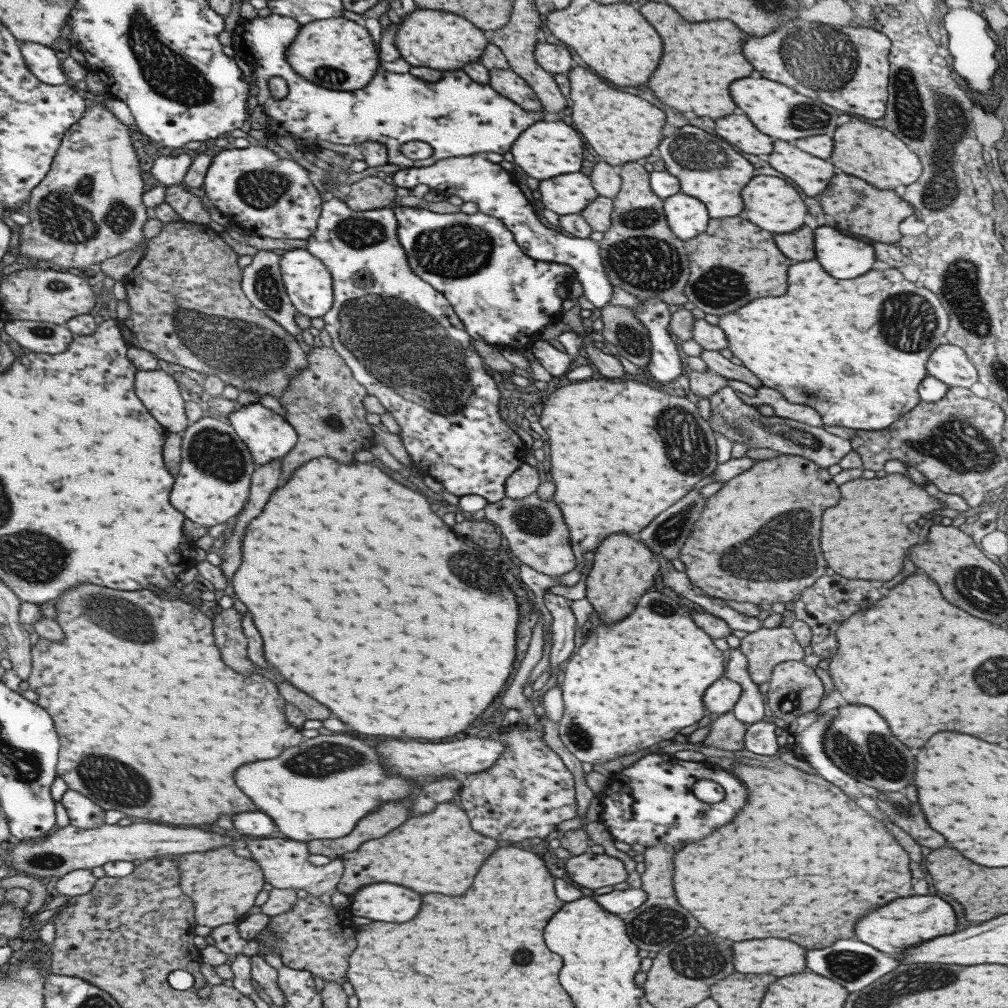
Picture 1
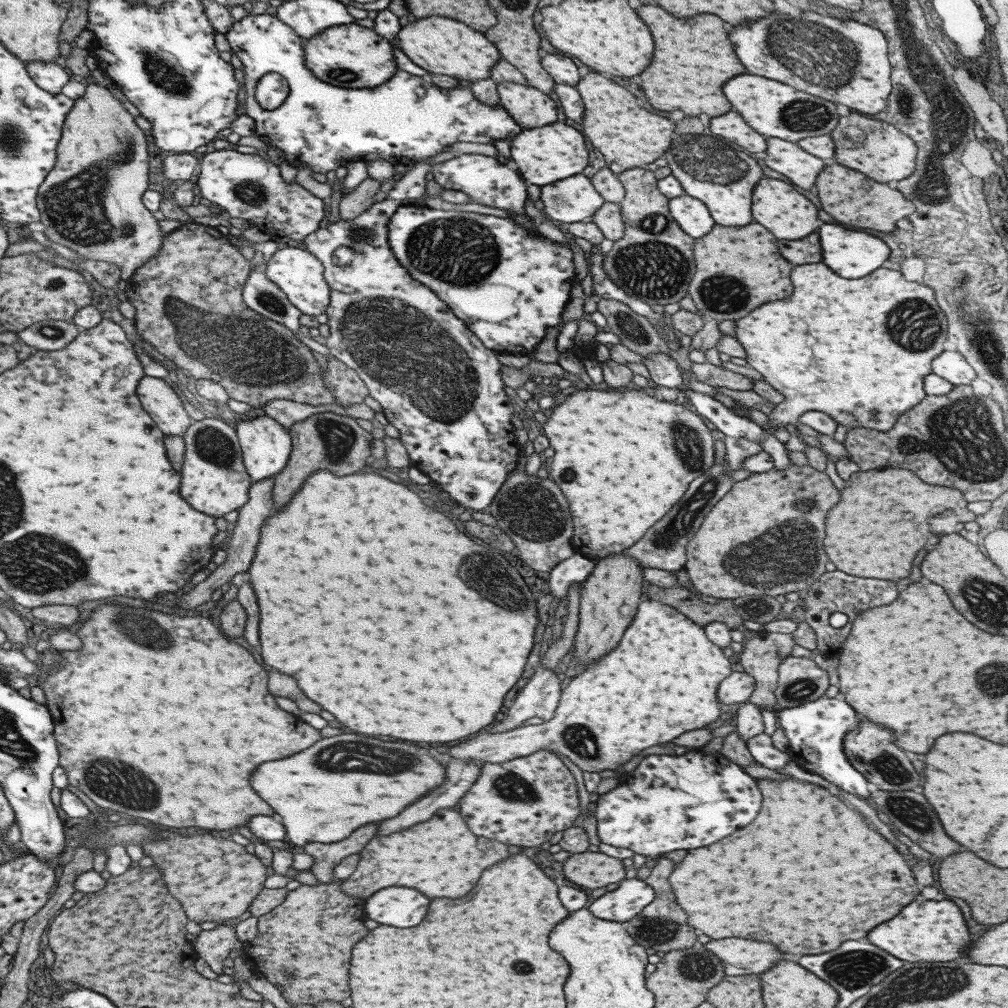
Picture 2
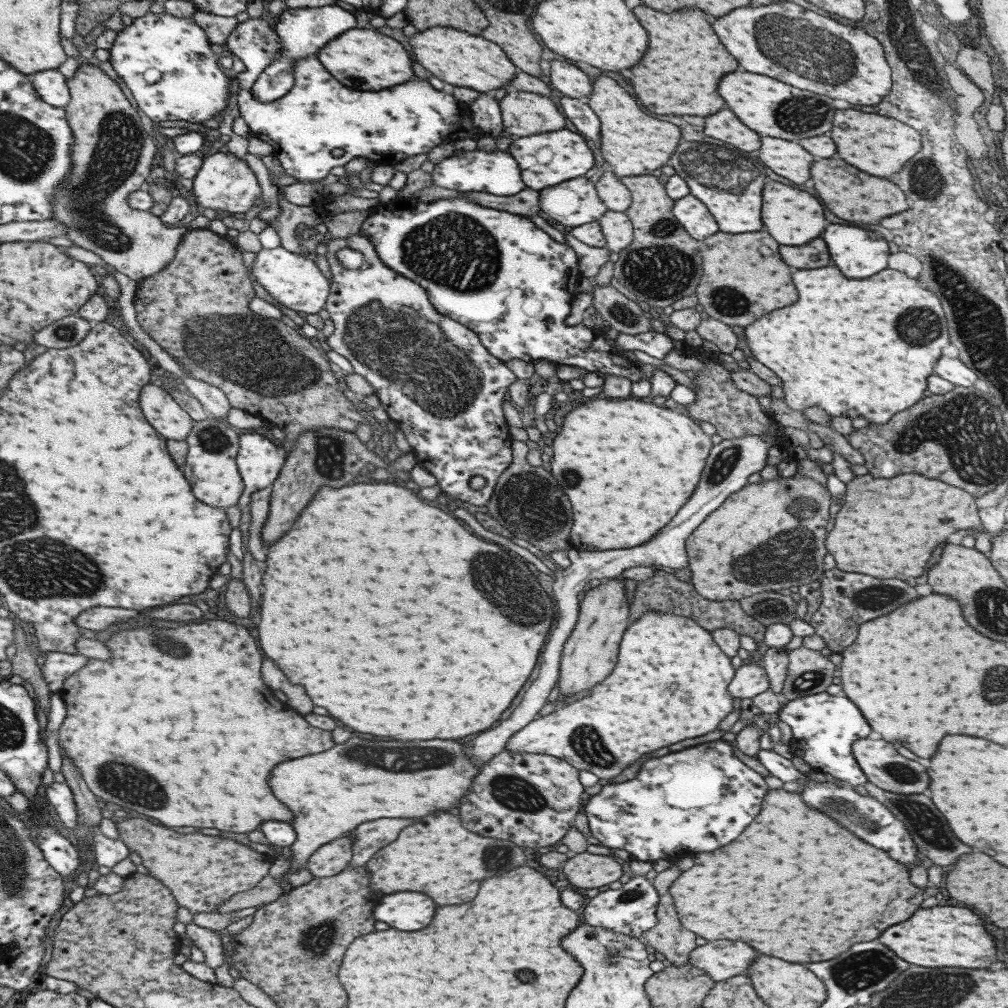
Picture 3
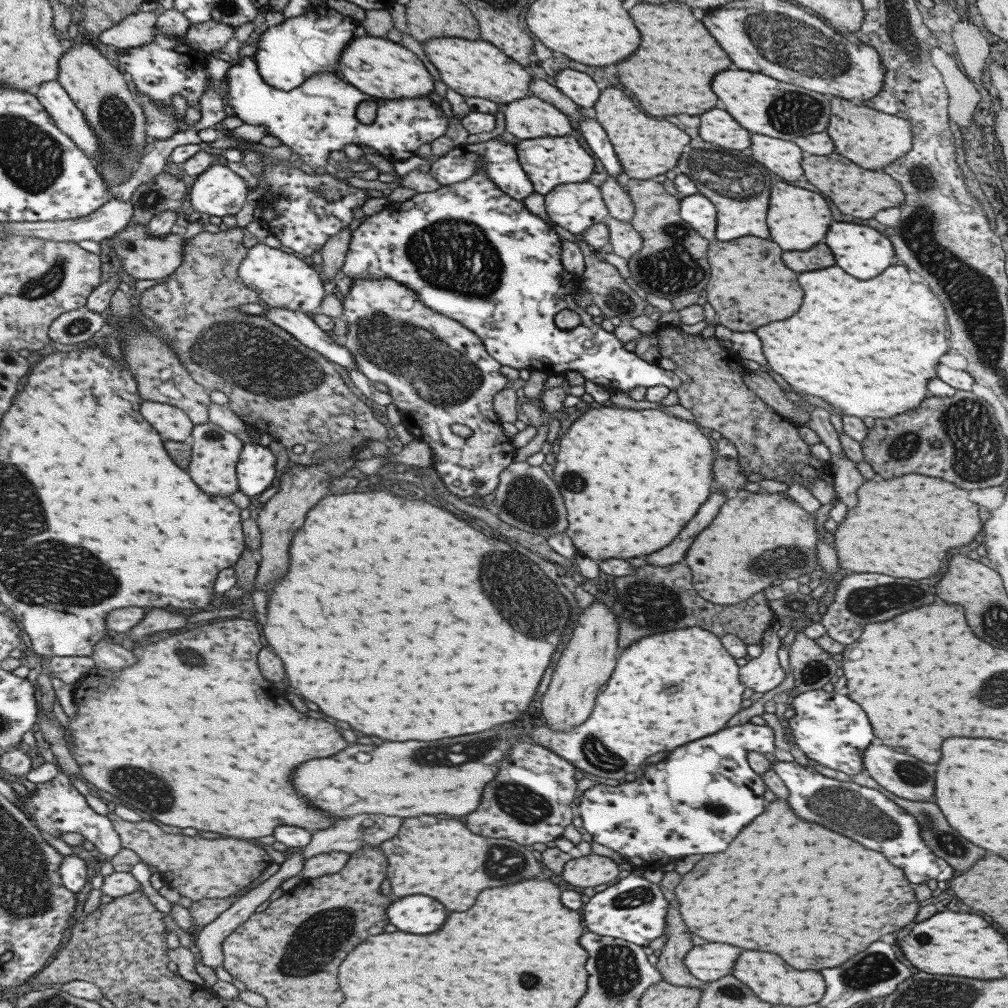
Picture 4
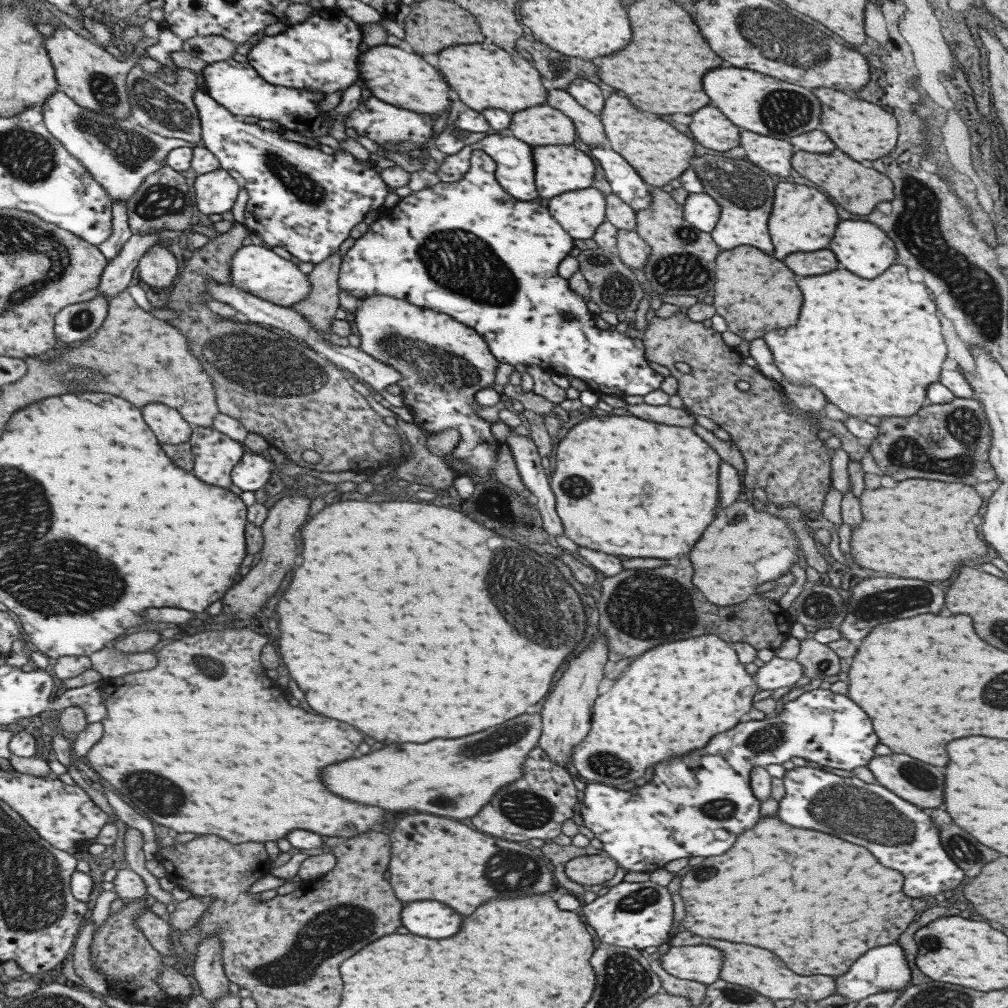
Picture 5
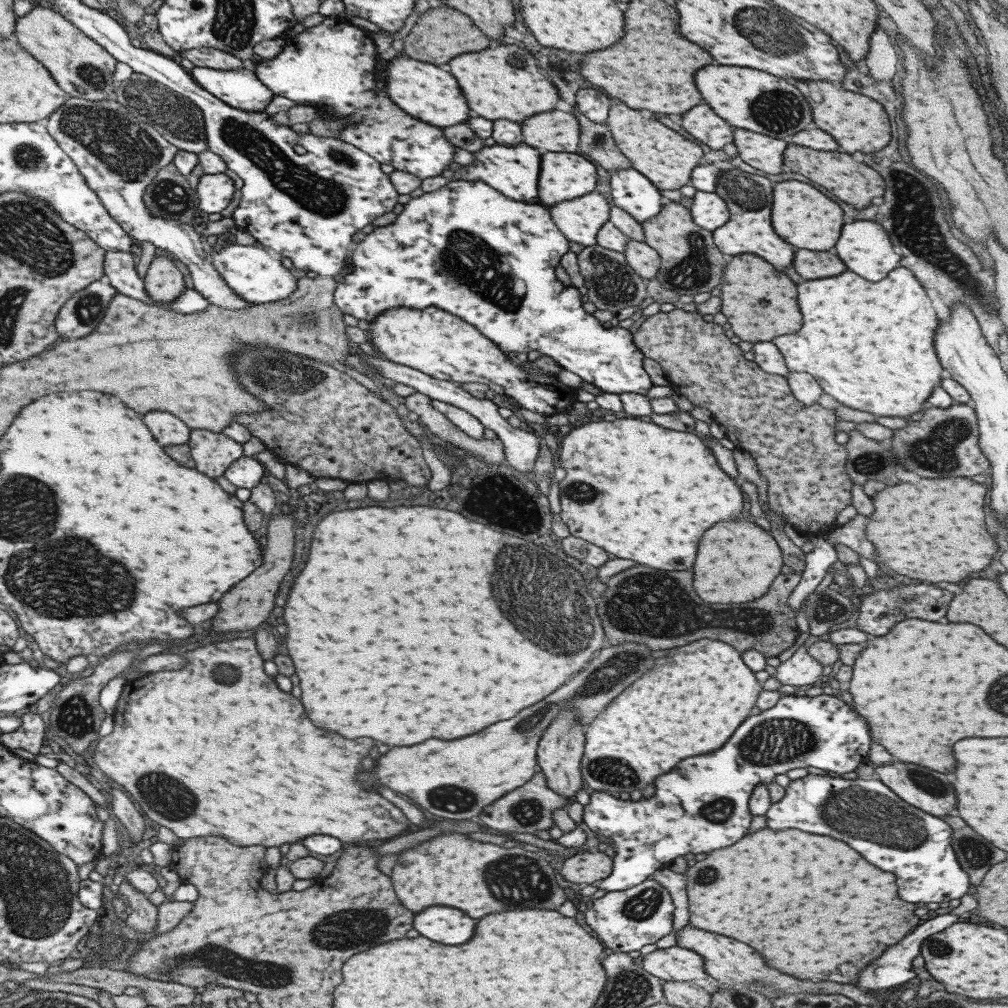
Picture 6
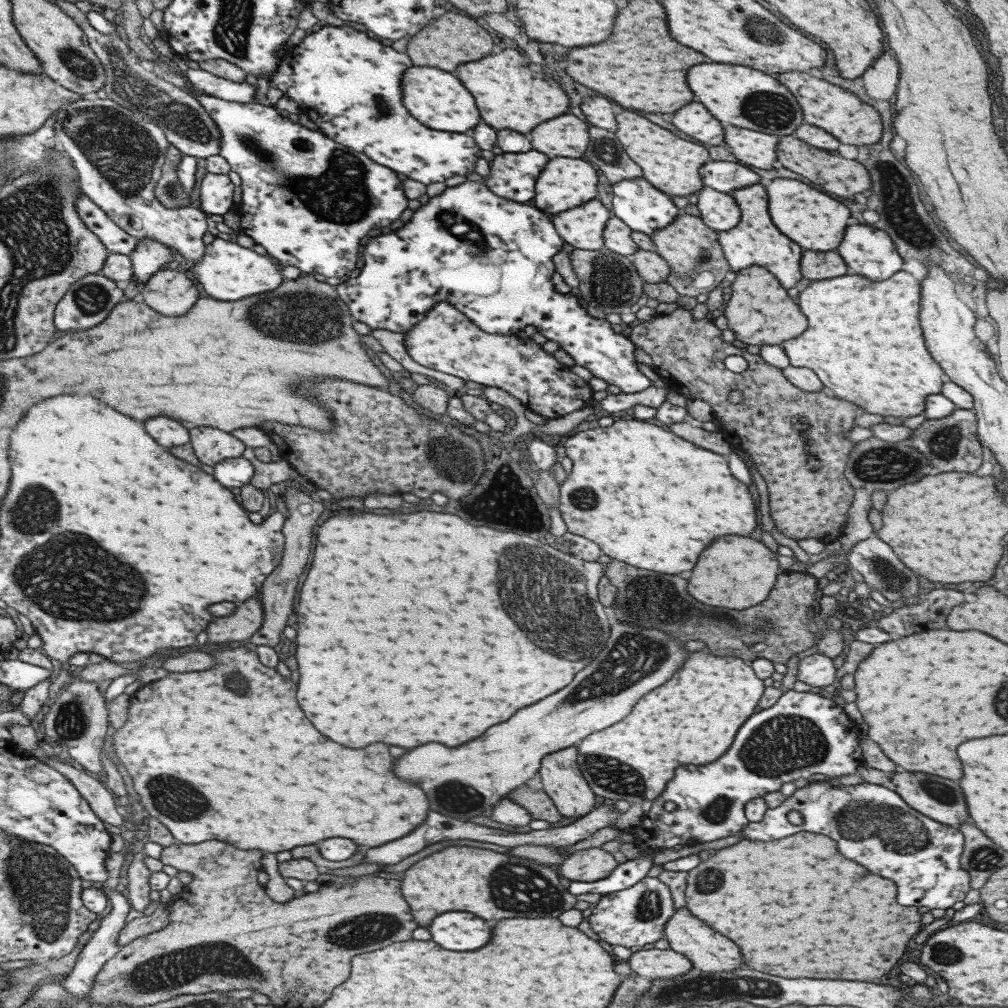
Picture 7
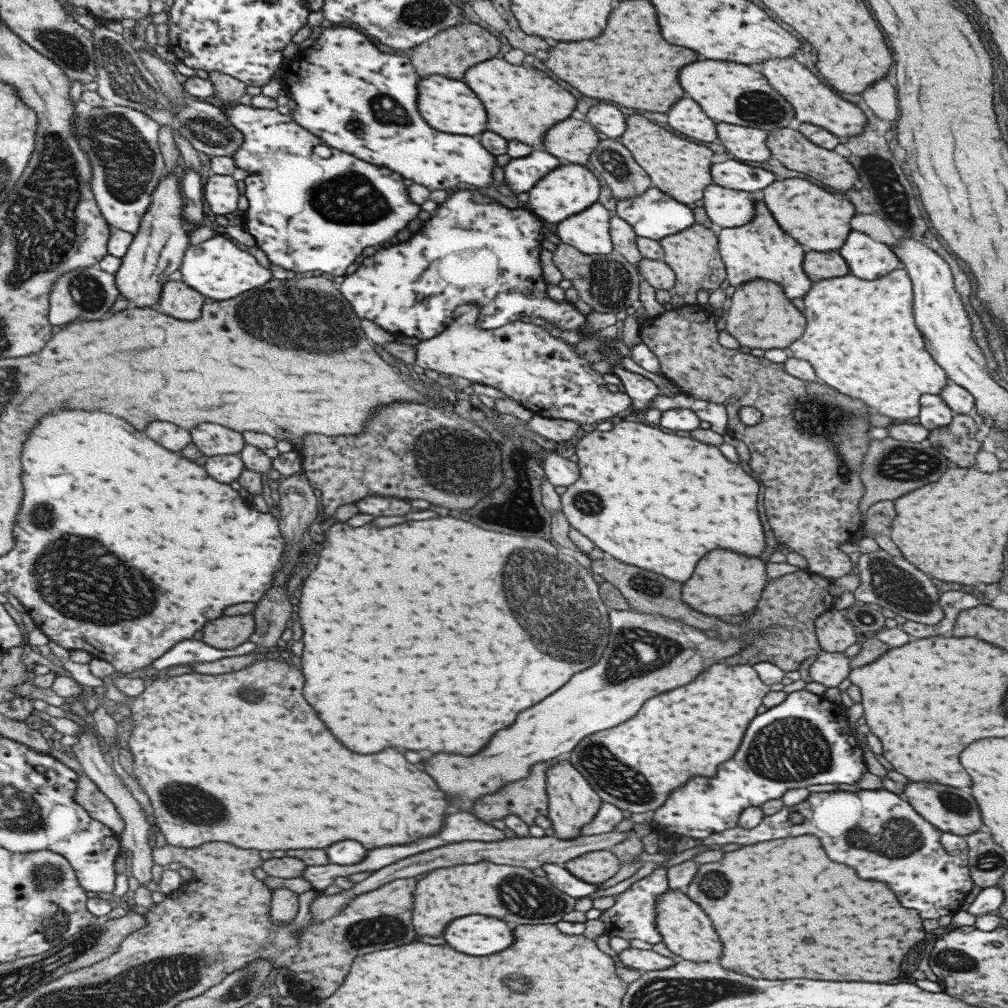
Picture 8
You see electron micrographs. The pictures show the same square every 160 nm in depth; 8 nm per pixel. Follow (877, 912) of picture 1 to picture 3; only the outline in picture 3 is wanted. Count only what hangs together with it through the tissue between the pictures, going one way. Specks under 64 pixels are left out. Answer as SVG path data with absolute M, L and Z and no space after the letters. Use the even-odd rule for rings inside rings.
M957 906L915 909L907 920L883 930L879 934L878 941L901 960L927 968L937 966L989 968L997 960L993 938L983 930L981 920L973 912Z

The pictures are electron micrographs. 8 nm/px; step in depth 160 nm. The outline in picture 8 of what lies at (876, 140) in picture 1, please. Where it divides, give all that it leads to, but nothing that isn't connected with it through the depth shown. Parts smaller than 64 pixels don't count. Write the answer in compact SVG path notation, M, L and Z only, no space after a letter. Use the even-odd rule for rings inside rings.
M793 58L767 60L765 64L761 64L759 72L765 76L778 94L793 106L794 118L799 122L818 126L842 139L857 137L863 132L863 124L865 124L863 112L857 106L853 106L851 102L841 100L835 92L831 92L827 86L823 86L807 68L797 64Z

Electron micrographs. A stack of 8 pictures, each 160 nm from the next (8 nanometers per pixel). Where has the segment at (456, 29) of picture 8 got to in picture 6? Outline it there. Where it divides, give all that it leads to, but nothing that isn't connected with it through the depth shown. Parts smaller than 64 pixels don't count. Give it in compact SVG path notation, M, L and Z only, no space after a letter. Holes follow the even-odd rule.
M445 5L428 8L421 13L403 39L403 54L413 60L425 60L431 64L445 64L450 58L466 52L477 52L491 46L491 40L462 12Z

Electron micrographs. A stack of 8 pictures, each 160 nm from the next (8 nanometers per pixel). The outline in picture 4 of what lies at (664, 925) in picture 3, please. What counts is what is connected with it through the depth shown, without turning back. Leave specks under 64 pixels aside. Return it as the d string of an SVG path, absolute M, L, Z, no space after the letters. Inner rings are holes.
M671 871L662 873L661 880L657 884L667 903L664 932L667 939L660 949L661 953L654 967L660 972L661 978L669 984L702 988L704 984L697 980L683 964L684 956L693 944L689 941L690 936L681 922L678 902L673 896L673 886L677 882L679 882L679 874Z

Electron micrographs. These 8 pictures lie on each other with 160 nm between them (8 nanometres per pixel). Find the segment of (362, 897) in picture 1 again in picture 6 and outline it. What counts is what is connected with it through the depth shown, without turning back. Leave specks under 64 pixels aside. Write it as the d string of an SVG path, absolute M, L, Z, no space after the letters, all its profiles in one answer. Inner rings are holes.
M429 906L413 916L413 928L439 944L463 944L473 936L475 920L455 908Z

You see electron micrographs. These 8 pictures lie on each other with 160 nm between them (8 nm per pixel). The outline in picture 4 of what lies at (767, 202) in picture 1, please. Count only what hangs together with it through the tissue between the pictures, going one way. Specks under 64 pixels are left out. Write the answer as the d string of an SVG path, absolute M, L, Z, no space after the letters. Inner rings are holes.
M775 181L770 185L768 200L767 228L769 228L769 238L781 250L807 250L813 244L823 240L823 236L831 224L831 212L819 194Z

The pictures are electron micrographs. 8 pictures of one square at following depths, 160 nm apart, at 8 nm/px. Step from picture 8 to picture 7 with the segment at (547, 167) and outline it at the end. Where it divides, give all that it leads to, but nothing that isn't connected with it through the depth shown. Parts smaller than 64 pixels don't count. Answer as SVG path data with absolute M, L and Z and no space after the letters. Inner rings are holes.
M535 149L521 154L495 155L488 163L489 172L482 177L484 185L497 196L525 202L533 198L533 184L547 157ZM537 170L537 176L535 176Z

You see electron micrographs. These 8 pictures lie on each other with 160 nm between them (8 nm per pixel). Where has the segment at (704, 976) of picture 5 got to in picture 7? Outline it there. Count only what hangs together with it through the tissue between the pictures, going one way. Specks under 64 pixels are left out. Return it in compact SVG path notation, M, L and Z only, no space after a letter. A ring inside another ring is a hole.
M637 949L626 960L634 974L643 978L673 978L689 972L691 961L679 952L671 949Z

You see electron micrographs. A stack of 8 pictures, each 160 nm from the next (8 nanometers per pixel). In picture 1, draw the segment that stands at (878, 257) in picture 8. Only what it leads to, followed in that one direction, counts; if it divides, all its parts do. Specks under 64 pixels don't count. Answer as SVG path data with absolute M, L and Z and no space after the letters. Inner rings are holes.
M827 226L813 230L813 246L821 268L837 280L861 276L873 264L873 250L867 244L841 236Z

